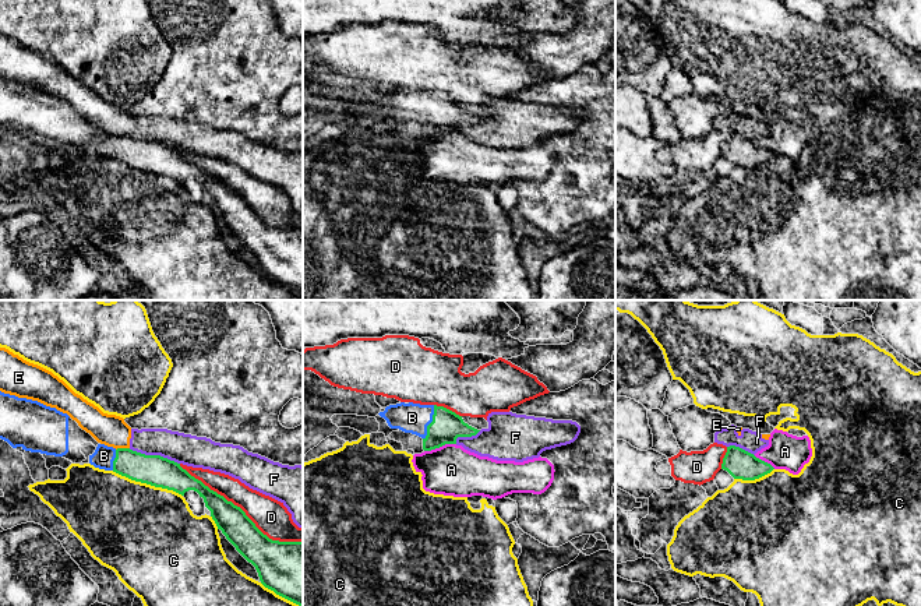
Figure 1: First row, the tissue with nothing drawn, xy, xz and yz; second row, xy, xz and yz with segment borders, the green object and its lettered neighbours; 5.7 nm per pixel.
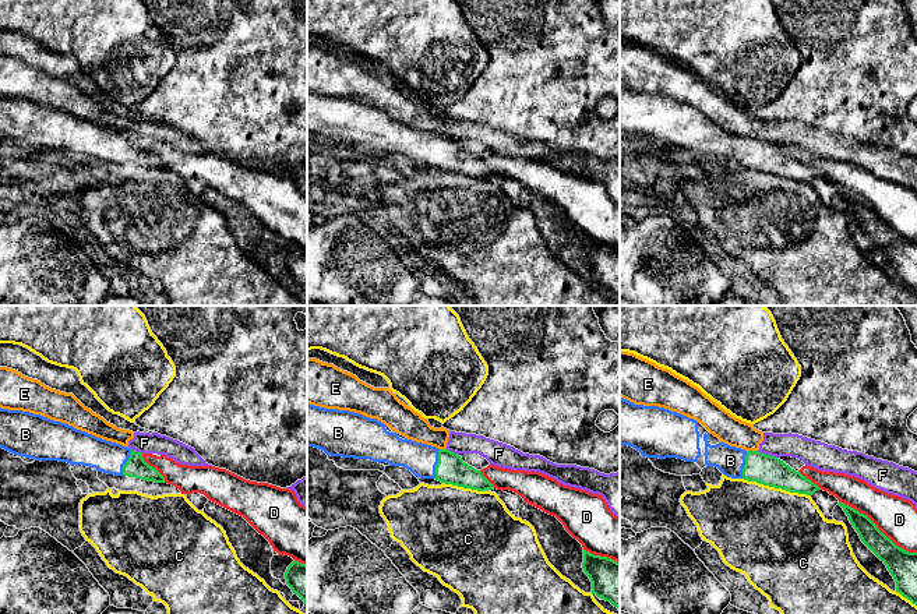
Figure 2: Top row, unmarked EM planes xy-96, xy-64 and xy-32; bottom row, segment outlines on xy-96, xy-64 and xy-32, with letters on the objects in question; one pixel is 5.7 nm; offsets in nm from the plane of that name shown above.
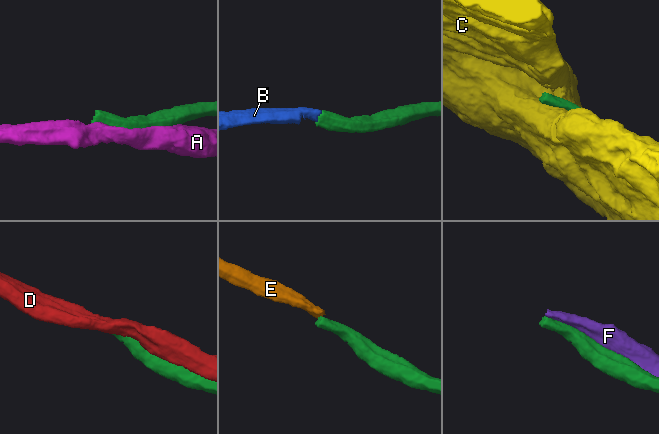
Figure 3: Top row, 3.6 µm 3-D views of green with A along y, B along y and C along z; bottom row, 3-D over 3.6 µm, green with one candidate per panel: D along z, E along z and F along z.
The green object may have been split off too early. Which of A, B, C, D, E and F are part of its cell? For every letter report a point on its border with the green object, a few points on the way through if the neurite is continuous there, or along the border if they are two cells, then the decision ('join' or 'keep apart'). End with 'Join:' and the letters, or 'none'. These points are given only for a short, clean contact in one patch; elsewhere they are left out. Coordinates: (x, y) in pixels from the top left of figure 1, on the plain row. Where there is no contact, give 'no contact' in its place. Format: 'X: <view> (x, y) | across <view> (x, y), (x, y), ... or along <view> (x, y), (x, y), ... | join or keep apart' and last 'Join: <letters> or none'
A: xz (440, 133) | keep apart
B: xz (431, 109) | across xz (447, 113), (437, 113), (431, 109), (412, 105) | join
C: xy (147, 171) | keep apart
D: xy (242, 197) | keep apart
E: xy (122, 136) | along xy (129, 134), (119, 134), (116, 137) | keep apart
F: xy (154, 143) | keep apart
Join: B

